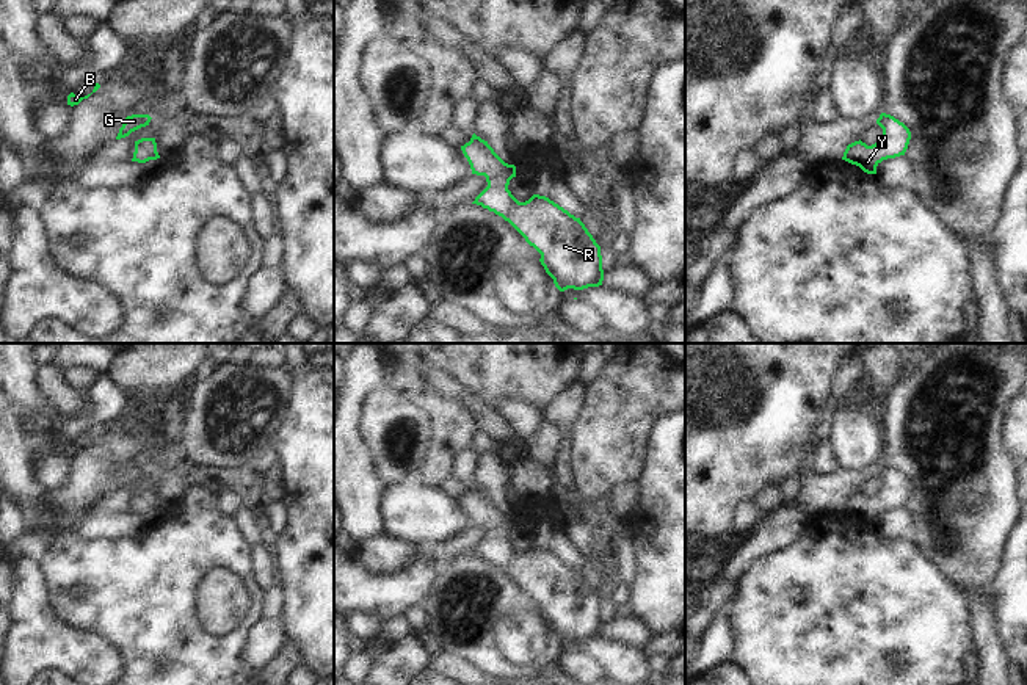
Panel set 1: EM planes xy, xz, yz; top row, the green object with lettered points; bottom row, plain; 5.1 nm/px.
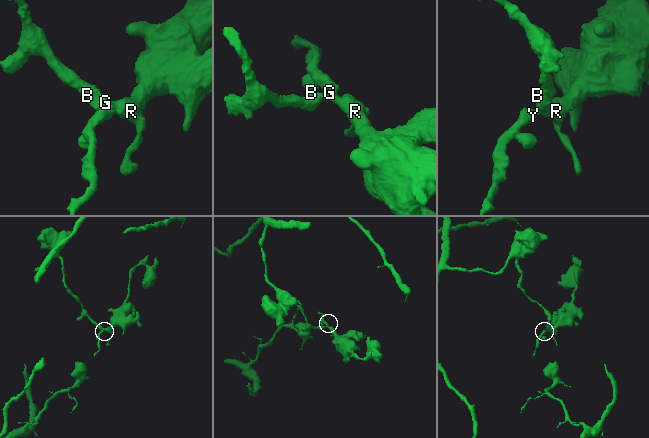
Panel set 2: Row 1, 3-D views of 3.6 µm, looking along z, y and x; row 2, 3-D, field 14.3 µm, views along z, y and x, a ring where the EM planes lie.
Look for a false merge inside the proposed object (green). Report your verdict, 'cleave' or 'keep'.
keep

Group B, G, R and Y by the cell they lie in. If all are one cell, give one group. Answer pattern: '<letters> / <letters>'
B G R Y

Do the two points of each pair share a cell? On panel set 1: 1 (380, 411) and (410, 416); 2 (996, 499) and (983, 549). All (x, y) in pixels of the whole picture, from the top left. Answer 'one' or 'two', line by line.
1: one
2: one

